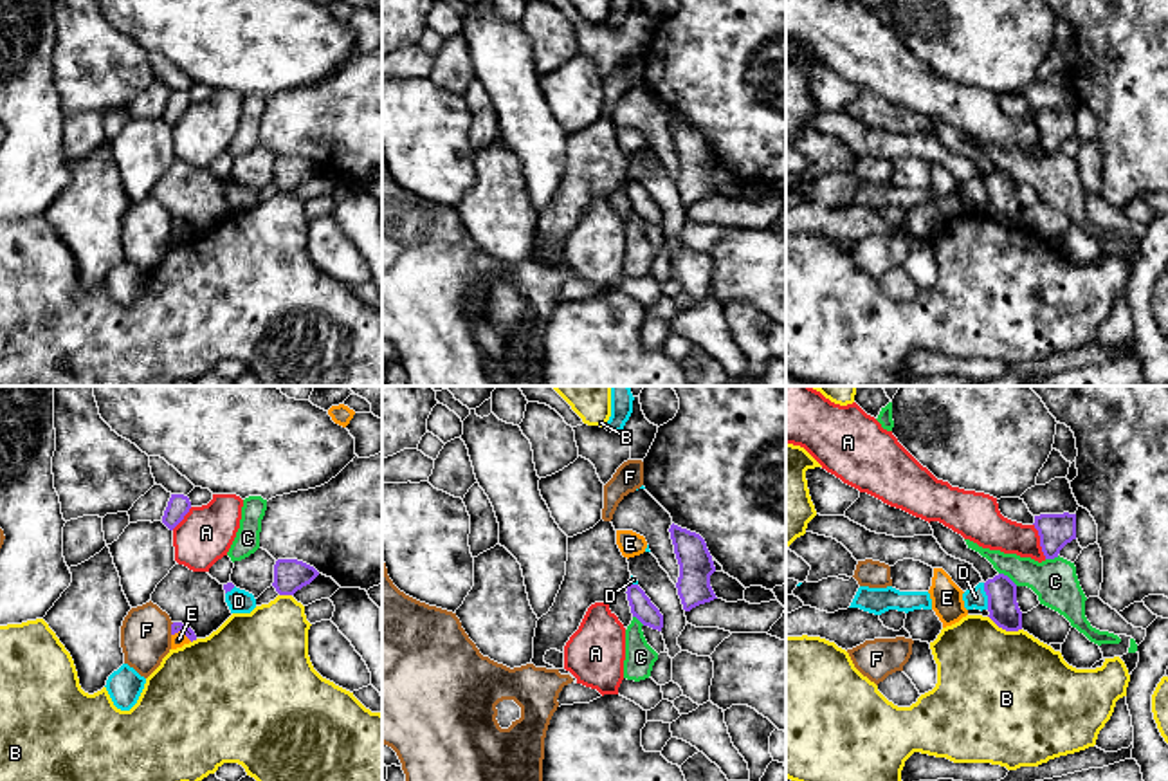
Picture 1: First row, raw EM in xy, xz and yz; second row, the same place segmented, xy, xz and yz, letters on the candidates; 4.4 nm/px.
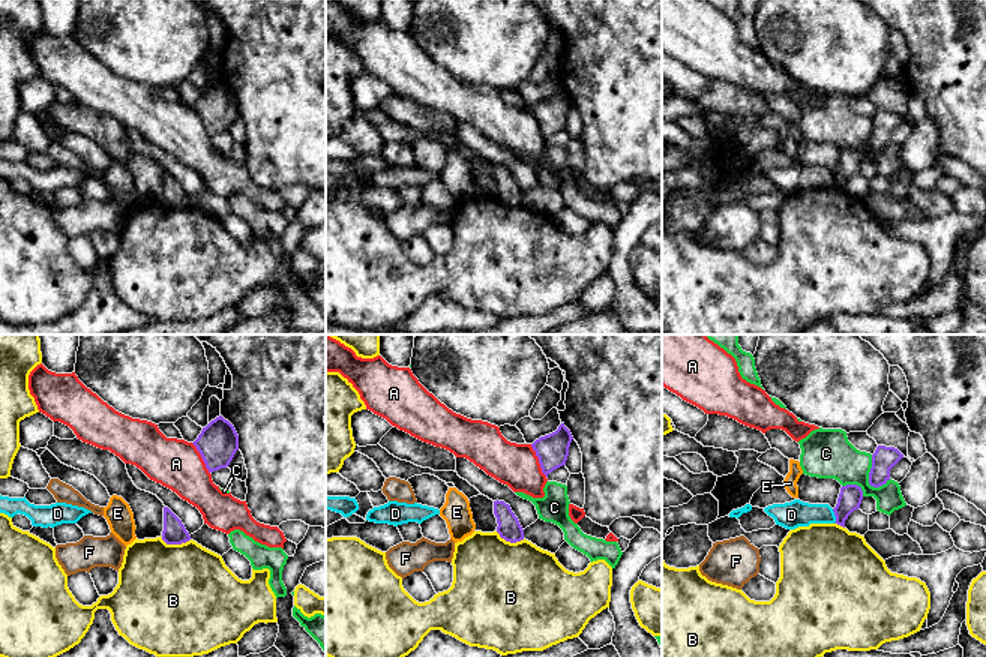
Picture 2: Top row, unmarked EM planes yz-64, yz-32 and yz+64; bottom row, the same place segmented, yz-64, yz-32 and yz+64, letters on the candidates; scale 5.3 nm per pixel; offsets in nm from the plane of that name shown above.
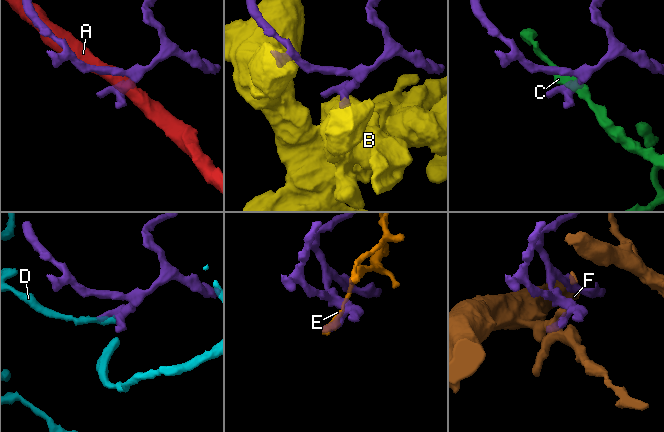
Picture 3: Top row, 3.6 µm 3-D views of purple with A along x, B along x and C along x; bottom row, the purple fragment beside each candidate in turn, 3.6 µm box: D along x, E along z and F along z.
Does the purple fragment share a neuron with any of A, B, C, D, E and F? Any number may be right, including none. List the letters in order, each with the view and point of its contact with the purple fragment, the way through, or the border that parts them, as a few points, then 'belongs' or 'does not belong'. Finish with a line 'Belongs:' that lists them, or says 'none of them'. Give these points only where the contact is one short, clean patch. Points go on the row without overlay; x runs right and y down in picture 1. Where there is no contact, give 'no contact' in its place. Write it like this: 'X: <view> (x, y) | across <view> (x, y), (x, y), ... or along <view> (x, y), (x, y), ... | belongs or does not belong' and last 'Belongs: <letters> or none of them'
A: yz (1040, 137) | does not belong
B: yz (1004, 224) | does not belong
C: yz (1006, 172) | along yz (999, 168), (1017, 181) | does not belong
D: yz (986, 190) | does not belong
E: xy (182, 228) | along xy (172, 229), (182, 228), (191, 237) | does not belong
F: xy (172, 224) | does not belong
Belongs: none of them

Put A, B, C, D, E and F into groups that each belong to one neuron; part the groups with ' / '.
A / B / C / D / E / F

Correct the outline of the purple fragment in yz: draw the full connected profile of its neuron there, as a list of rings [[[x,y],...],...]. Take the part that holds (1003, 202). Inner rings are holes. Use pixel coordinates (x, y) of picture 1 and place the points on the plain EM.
[[[1004,170],[984,179],[990,215],[1006,227],[1022,225],[1022,207],[1017,198],[1017,180]]]

